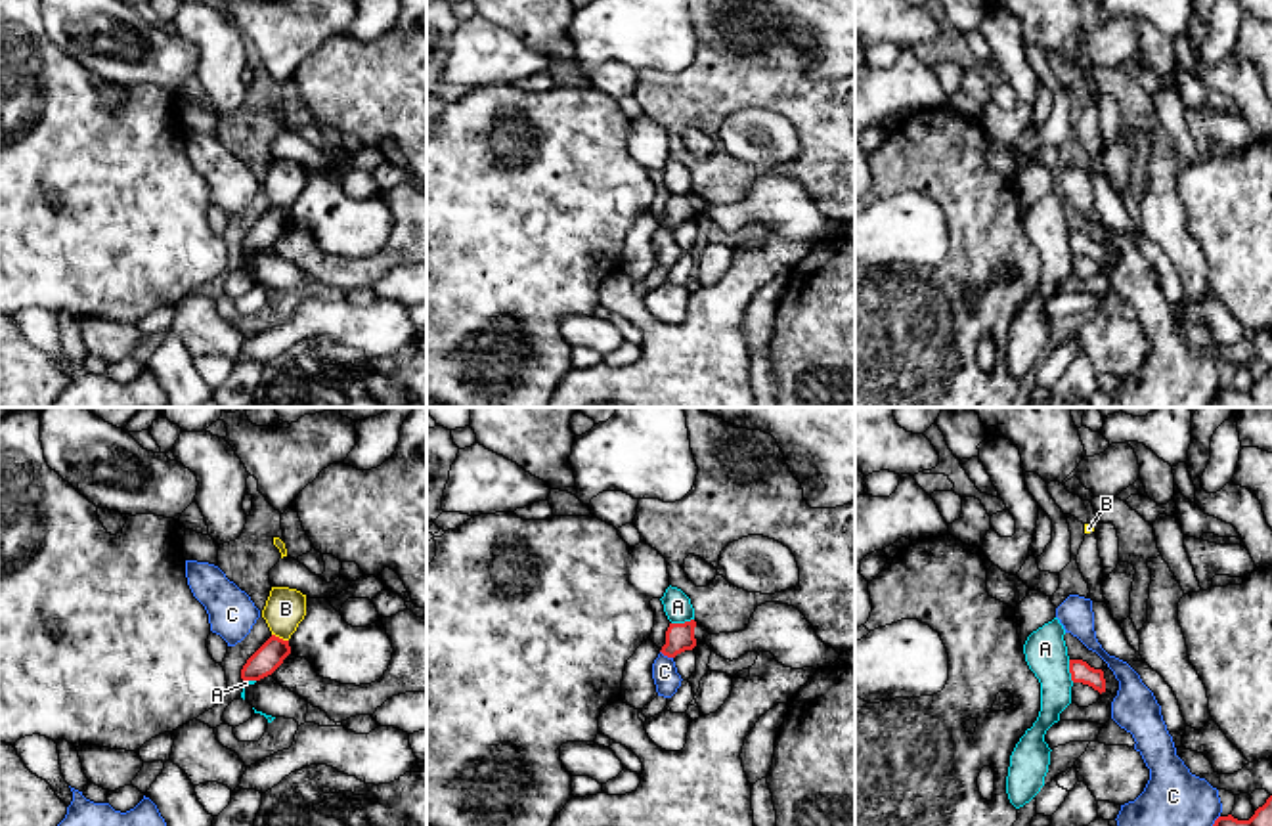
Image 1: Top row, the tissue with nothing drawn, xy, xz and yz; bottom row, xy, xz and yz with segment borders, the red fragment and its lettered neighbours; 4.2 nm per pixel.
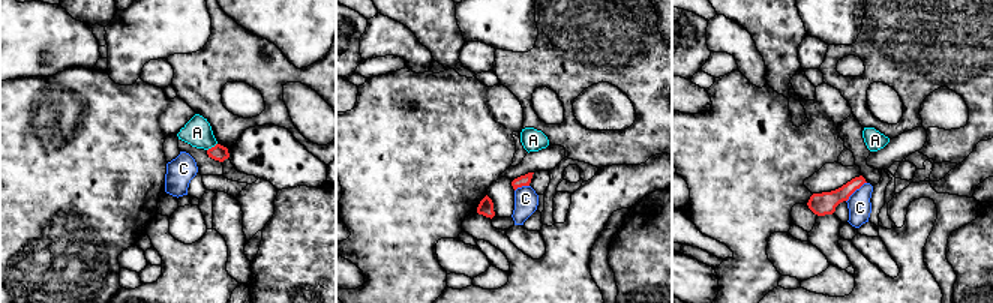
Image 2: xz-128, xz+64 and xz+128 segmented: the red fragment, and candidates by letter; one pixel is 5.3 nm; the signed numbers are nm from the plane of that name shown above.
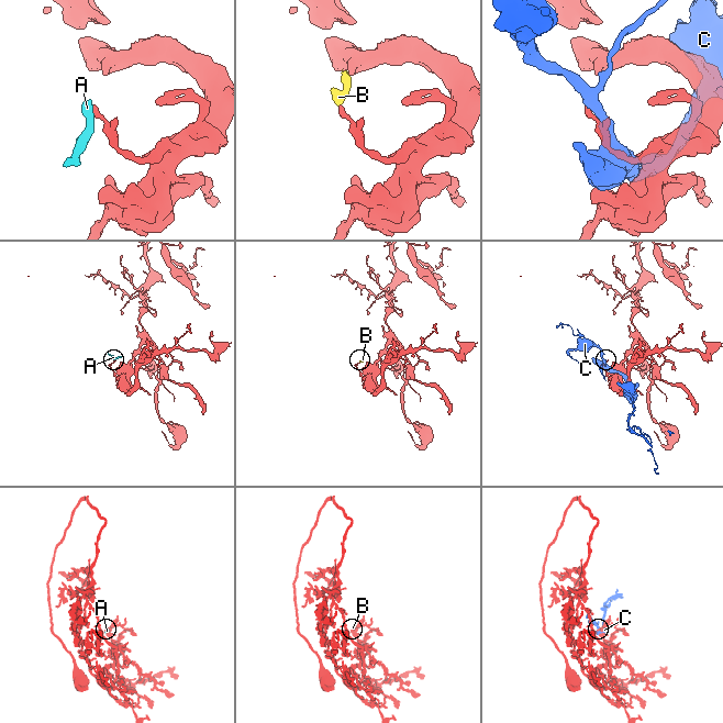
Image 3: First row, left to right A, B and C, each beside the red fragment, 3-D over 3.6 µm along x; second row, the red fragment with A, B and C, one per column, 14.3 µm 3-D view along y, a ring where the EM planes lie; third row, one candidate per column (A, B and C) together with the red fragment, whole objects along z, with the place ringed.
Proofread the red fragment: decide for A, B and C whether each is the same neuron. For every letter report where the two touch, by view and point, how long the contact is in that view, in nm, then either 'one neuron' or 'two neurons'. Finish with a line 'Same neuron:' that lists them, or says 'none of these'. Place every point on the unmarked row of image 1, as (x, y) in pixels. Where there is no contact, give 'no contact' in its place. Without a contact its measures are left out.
A: xz (681, 195) | 100 nm | two neurons
B: xy (278, 209) | 80 nm | two neurons
C: xz (666, 226) | 70 nm | two neurons
Same neuron: none of these

